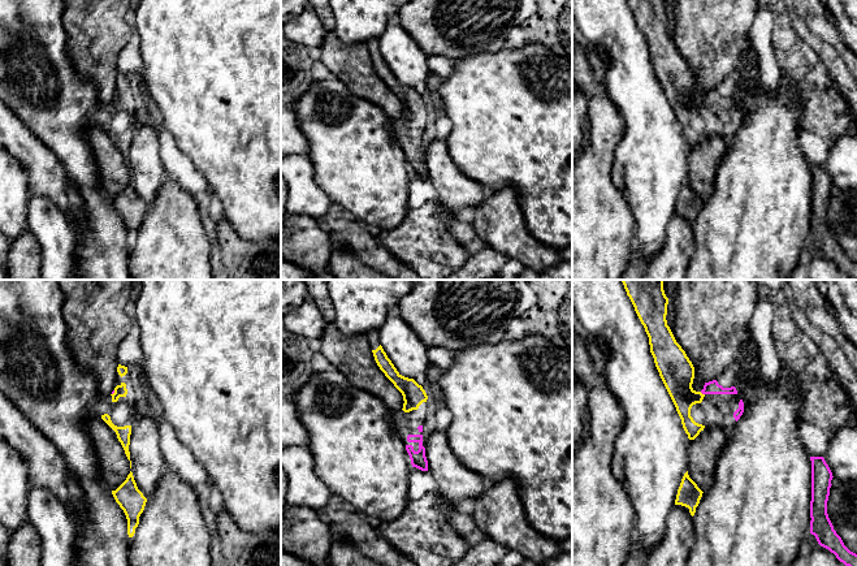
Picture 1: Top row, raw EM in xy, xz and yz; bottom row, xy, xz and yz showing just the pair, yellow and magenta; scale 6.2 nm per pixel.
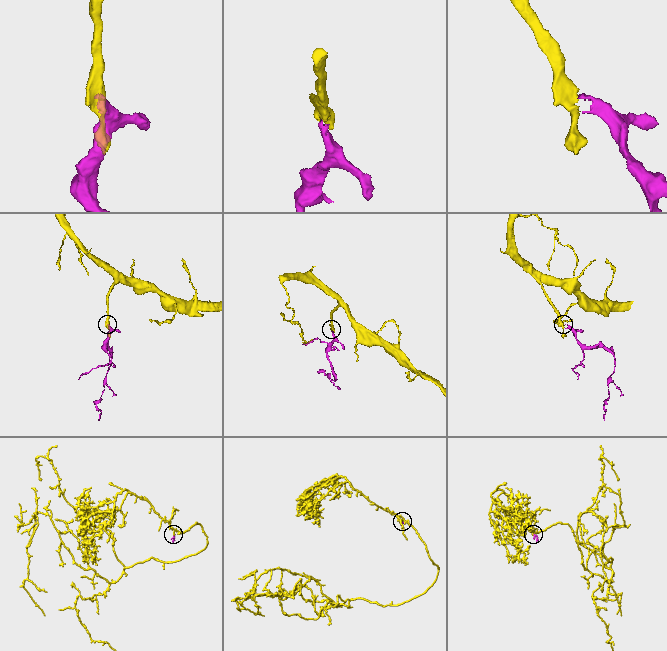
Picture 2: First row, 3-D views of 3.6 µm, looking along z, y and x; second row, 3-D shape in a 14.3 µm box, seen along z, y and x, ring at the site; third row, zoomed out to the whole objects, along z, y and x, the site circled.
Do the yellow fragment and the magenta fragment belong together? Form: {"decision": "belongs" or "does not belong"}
{"decision": "belongs"}

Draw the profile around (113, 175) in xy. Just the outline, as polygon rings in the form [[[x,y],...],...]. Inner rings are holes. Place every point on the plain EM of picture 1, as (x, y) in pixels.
[[[90,124],[86,134],[98,167],[99,187],[109,199],[116,199],[131,180],[130,169],[116,141],[103,128]]]

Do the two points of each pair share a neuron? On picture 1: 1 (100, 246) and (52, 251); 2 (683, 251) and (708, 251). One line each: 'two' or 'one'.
1: two
2: two

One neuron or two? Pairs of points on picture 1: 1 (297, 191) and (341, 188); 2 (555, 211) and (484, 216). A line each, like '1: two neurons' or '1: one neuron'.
1: two neurons
2: two neurons

